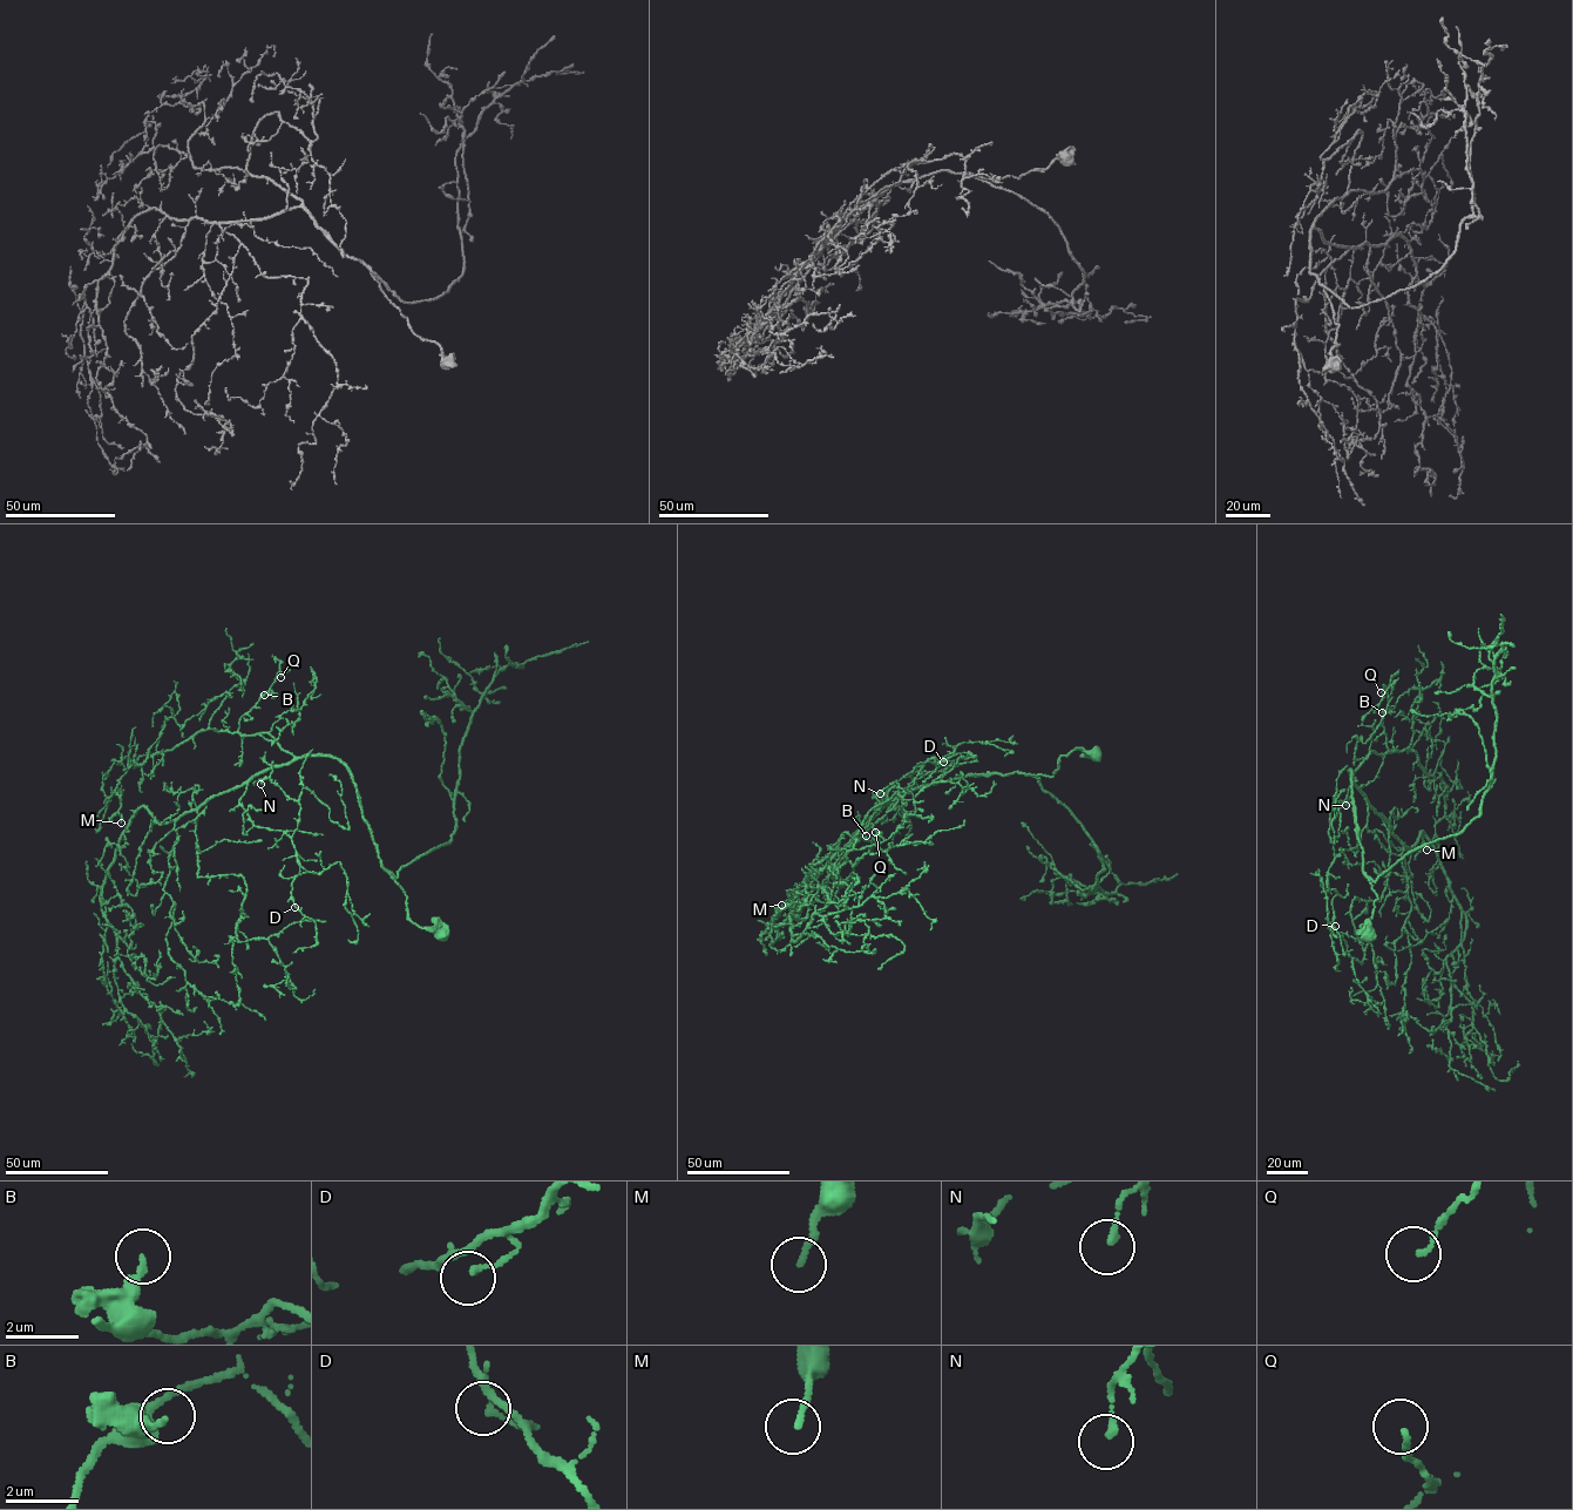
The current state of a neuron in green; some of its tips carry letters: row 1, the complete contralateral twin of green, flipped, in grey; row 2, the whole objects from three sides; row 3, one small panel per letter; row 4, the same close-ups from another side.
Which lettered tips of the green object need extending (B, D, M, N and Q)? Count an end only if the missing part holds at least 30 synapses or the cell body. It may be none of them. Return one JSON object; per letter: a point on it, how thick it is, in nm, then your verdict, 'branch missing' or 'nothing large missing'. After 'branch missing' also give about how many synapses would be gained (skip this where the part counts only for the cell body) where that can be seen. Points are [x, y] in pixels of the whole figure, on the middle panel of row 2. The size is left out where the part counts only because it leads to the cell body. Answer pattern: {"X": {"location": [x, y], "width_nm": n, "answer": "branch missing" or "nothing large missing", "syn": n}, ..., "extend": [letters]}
{"B": {"location": [866, 835], "width_nm": 240, "answer": "nothing large missing"}, "D": {"location": [943, 762], "width_nm": 140, "answer": "nothing large missing"}, "M": {"location": [781, 905], "width_nm": 170, "answer": "nothing large missing"}, "N": {"location": [880, 793], "width_nm": 180, "answer": "nothing large missing"}, "Q": {"location": [875, 832], "width_nm": 120, "answer": "nothing large missing"}, "extend": []}

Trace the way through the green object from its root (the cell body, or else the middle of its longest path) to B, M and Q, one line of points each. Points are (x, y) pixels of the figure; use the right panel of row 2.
B: (1369, 935), (1357, 932), (1371, 918), (1377, 896), (1363, 872), (1348, 771), (1370, 751), (1388, 751), (1382, 712)
M: (1369, 935), (1357, 932), (1377, 896), (1348, 771), (1370, 751), (1415, 750), (1446, 786), (1426, 850)
Q: (1369, 935), (1357, 932), (1377, 896), (1363, 872), (1348, 771), (1370, 751), (1388, 751), (1387, 686), (1381, 692)

